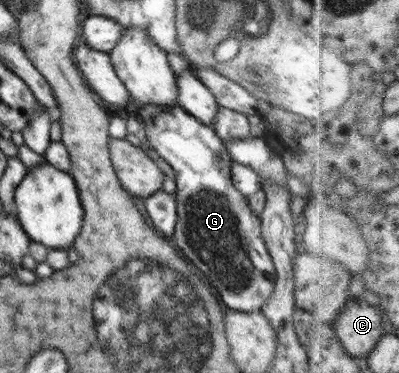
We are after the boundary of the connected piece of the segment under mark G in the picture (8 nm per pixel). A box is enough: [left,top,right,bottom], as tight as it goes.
[139,104,276,312]

